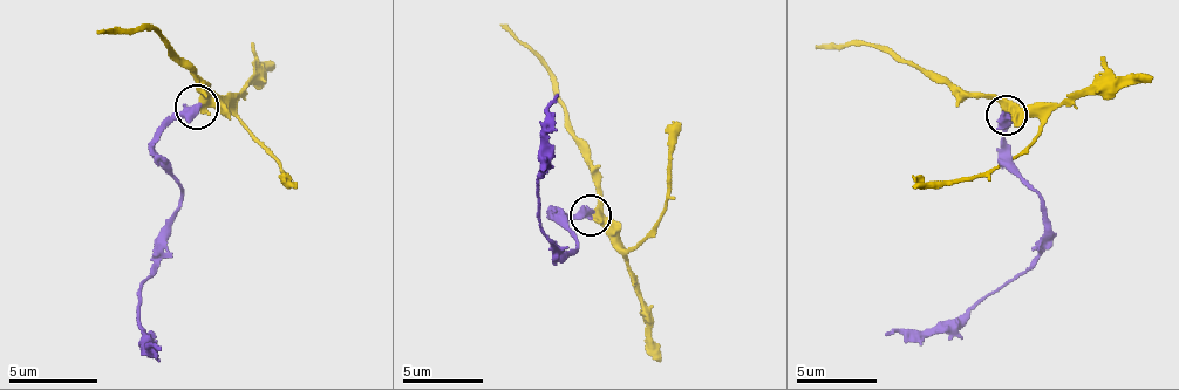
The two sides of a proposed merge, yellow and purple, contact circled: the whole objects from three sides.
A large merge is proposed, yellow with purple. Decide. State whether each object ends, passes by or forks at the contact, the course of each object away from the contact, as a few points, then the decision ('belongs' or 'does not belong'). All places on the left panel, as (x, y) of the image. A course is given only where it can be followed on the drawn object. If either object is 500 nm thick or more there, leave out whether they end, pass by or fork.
yellow via (197, 105), (206, 91), (154, 29), (95, 34) | purple via (197, 105), (154, 145), (157, 163), (179, 185), (162, 257), (140, 282), (140, 327), (149, 344), (162, 349) | belongs

